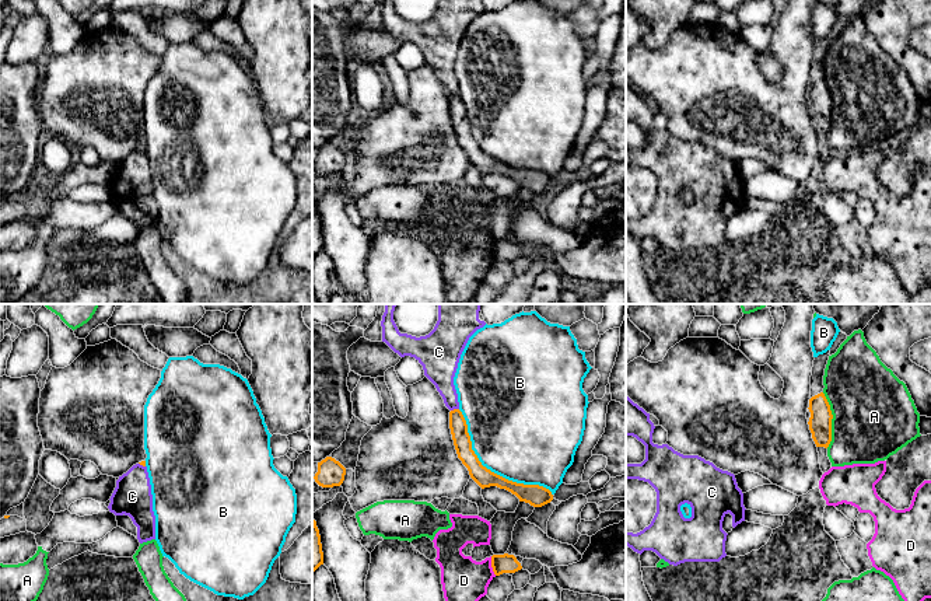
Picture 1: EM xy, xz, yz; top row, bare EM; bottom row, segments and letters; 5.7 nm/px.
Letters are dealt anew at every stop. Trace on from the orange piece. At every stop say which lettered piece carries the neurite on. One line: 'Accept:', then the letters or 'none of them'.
Accept: none of them

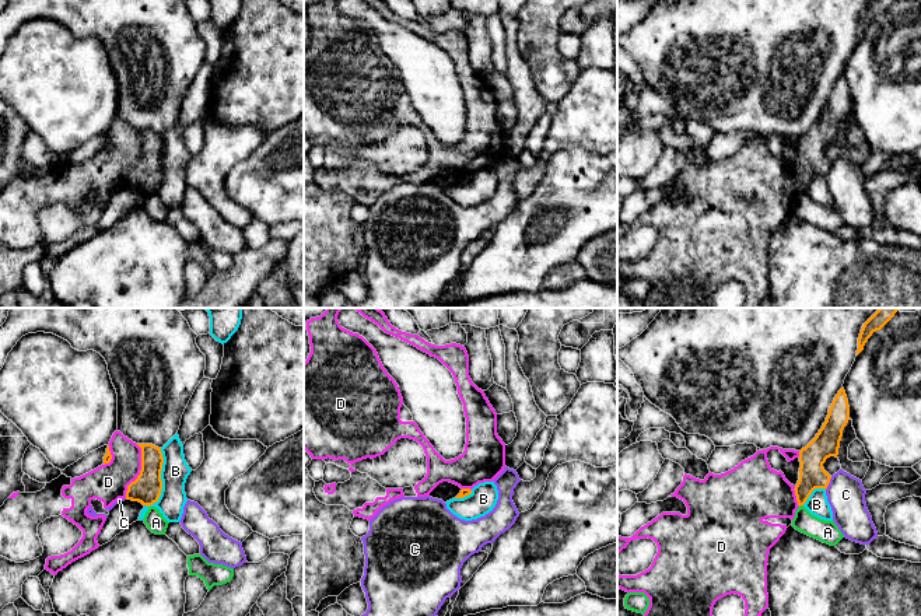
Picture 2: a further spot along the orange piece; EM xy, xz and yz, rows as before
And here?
Accept: none of them

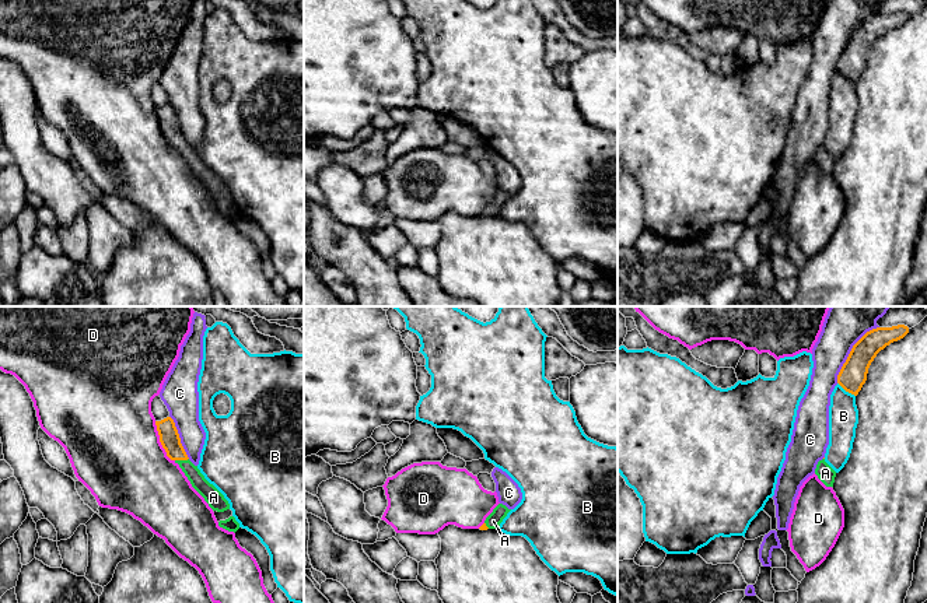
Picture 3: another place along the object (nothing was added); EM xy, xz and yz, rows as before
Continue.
Accept: A

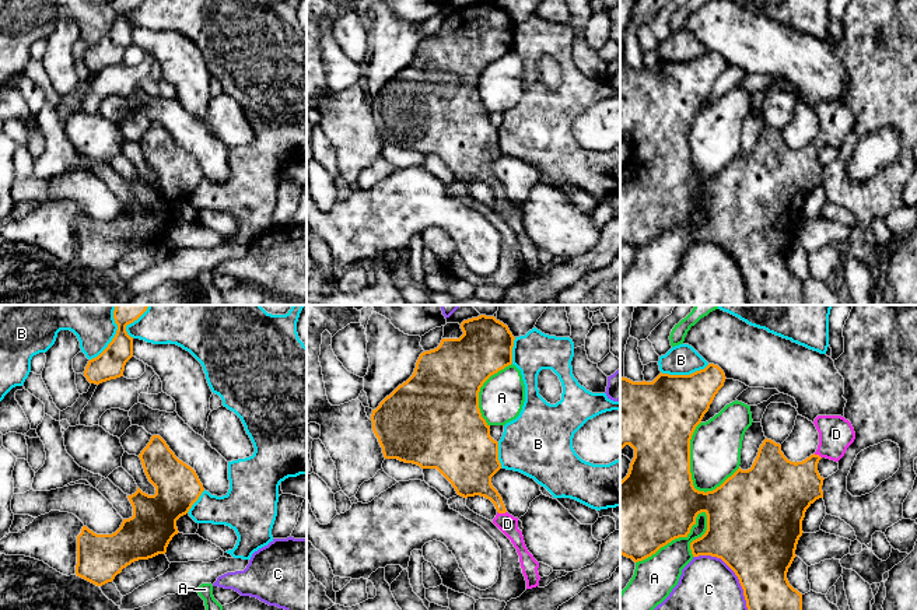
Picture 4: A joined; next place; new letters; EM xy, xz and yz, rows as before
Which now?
Accept: D

